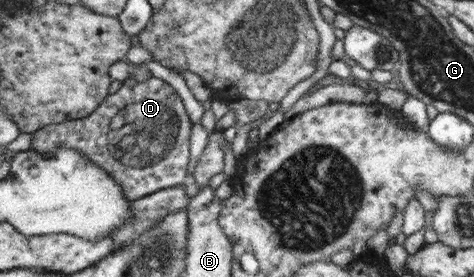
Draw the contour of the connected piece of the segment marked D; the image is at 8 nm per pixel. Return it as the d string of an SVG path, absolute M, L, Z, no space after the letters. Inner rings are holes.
M130 76L94 114L46 126L33 135L32 148L42 155L52 157L59 147L76 149L86 155L90 161L110 172L130 200L174 187L182 183L187 173L190 121L174 89L153 76L142 81L135 81Z

